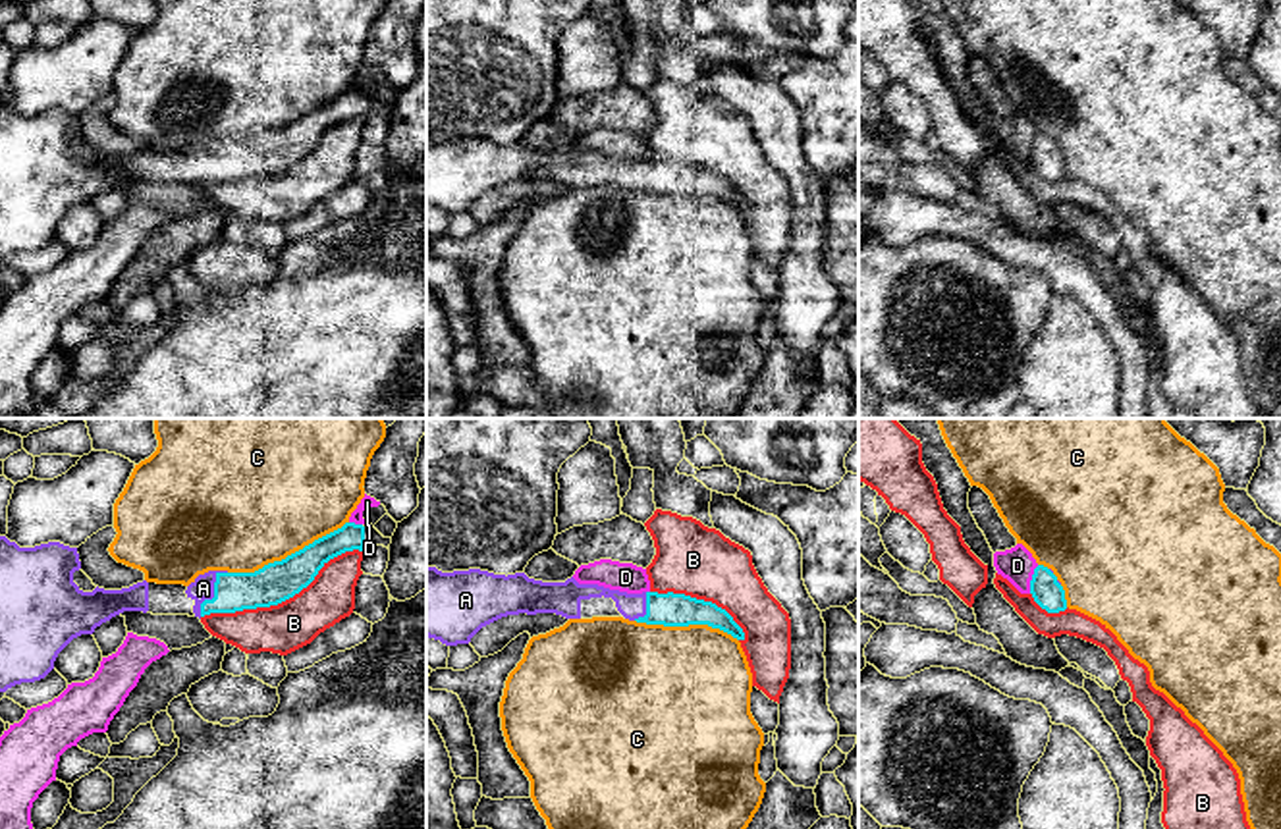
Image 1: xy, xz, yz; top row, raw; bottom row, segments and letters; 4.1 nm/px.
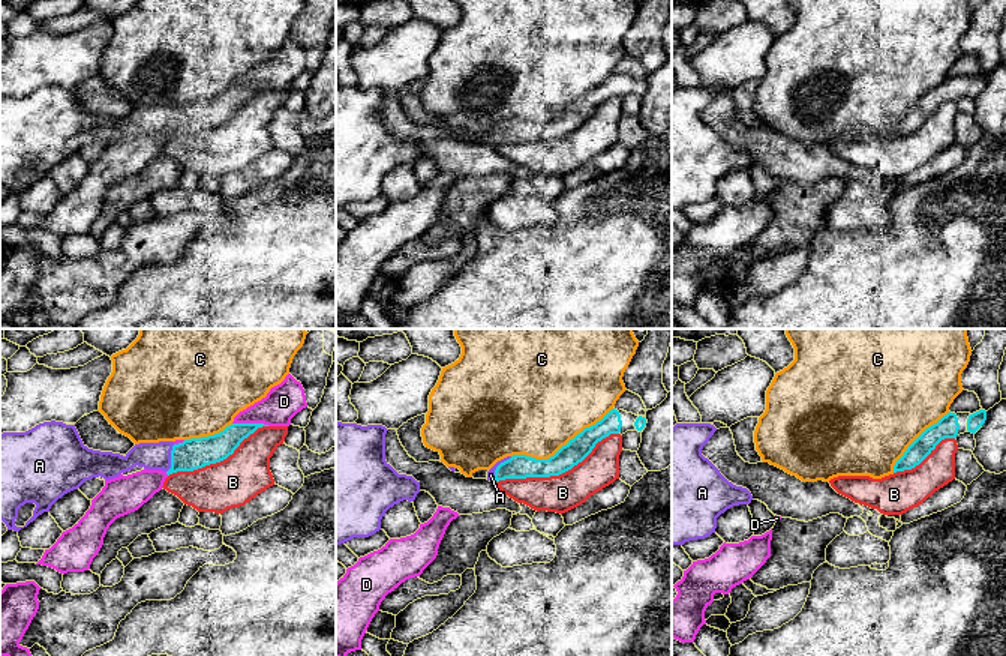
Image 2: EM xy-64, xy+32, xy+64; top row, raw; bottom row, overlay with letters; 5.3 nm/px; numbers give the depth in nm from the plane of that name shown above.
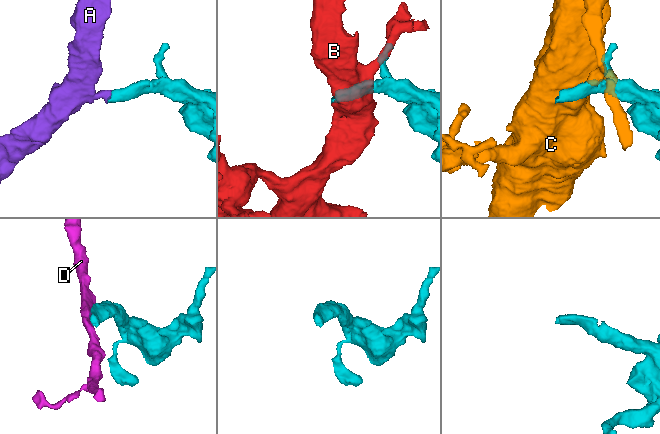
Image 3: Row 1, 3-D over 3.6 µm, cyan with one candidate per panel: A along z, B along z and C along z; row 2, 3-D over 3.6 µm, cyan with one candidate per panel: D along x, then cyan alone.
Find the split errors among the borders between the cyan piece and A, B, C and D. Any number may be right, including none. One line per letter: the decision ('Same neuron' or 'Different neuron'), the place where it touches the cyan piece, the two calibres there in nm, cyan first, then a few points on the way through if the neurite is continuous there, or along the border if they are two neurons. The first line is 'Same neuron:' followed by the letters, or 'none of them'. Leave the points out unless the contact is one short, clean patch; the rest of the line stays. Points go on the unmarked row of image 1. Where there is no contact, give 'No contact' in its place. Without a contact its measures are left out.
Same neuron: A
A: Same neuron. Touches cyan at xy (215, 160). Thickness 160 nm (cyan) against 100 nm. Path across: xy (271, 153), (253, 159), (215, 160), (203, 157)
B: Different neuron. Touches cyan at xy (282, 168). Thickness 170 nm (cyan) against 200 nm
C: Different neuron. Touches cyan at xy (288, 124). Thickness 170 nm (cyan) against 500 nm
D: Different neuron. Touches cyan at yz (1033, 147). Thickness 120 nm (cyan) against 150 nm

